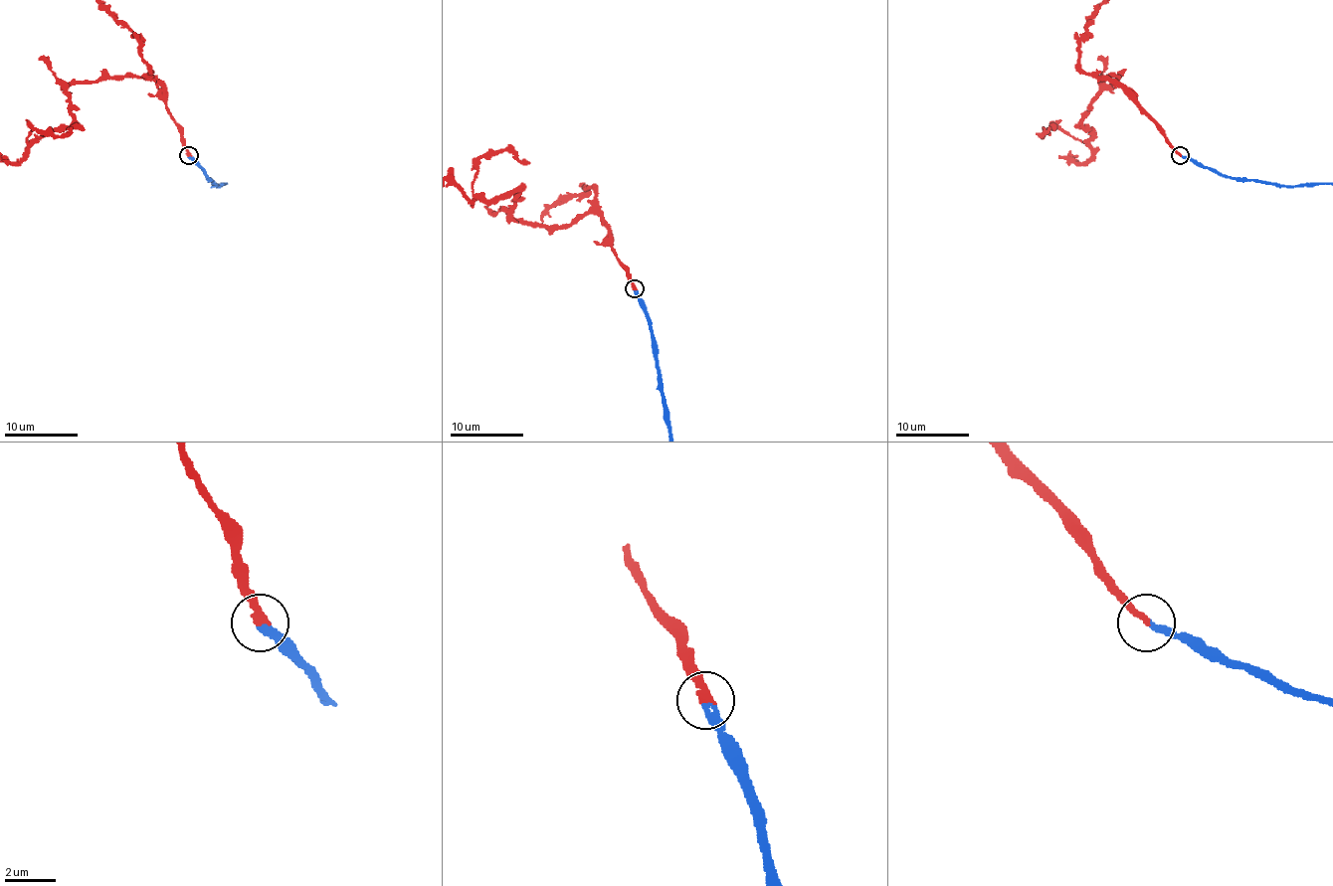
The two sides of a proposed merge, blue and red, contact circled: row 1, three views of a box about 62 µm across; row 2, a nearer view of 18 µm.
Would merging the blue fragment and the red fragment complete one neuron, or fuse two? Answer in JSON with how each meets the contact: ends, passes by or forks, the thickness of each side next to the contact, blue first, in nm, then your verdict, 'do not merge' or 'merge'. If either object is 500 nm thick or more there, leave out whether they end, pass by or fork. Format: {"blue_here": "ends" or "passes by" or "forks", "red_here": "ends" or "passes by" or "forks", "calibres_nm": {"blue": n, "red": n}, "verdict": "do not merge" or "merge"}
{"blue_here": "ends", "red_here": "ends", "calibres_nm": {"blue": 300, "red": 300}, "verdict": "merge"}

